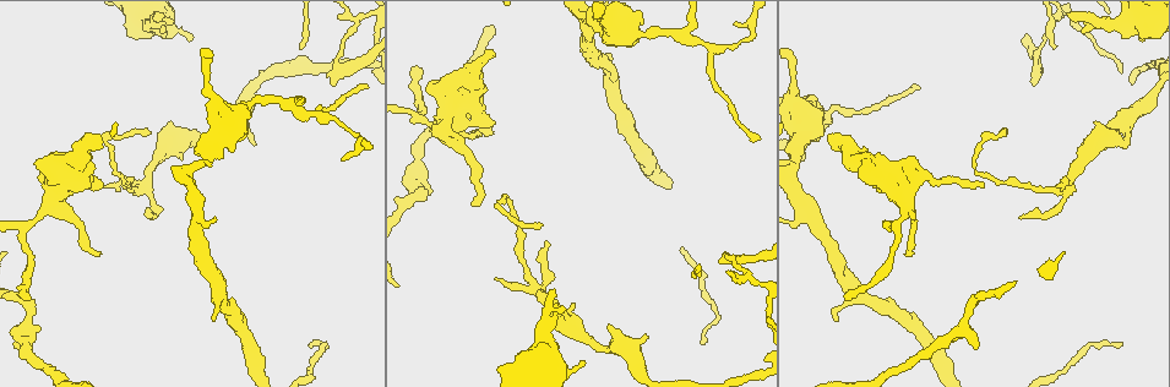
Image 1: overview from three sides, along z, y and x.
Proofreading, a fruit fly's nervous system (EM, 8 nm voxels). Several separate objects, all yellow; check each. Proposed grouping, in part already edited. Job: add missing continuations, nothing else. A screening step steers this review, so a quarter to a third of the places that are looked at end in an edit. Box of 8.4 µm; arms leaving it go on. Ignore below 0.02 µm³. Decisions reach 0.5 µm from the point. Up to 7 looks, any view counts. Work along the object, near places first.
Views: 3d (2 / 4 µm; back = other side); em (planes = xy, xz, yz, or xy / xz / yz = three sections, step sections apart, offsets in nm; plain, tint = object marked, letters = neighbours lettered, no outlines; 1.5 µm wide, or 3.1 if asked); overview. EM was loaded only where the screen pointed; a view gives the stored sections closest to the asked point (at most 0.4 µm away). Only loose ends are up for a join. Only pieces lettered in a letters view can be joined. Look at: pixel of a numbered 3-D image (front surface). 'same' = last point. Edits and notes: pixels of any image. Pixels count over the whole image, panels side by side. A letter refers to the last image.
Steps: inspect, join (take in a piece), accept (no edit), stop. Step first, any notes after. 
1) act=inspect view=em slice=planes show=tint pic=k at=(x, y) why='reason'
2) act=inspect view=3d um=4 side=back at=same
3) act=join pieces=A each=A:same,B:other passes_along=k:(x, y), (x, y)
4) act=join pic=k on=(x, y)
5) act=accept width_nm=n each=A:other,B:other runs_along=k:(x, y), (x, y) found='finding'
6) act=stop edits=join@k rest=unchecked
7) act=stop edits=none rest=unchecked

act=inspect view=em slice=planes show=plain pic=1 at=(492, 134) why='thin end'

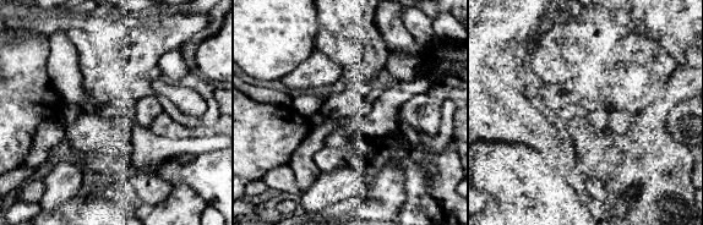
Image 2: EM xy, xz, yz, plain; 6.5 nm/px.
act=inspect view=em slice=planes show=letters at=same why='what lies round it'

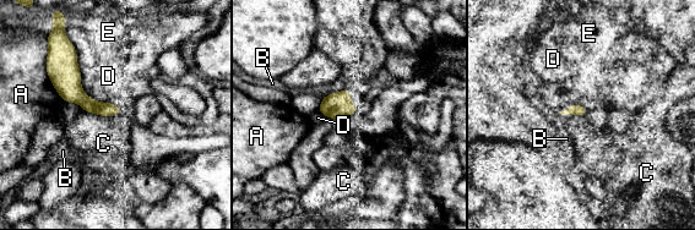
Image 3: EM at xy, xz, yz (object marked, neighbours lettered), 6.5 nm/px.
act=accept width_nm=70 each=A:other,B:other,C:other,D:other,E:other border=3:(83, 110), (101, 115), (119, 114) found='none of them fits'

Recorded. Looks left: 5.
act=inspect view=3d um=2 pic=1 at=(254, 143)

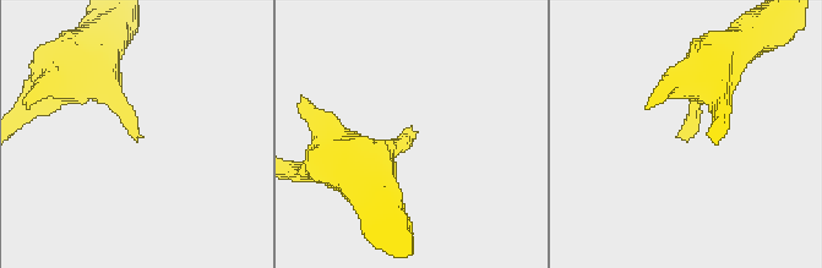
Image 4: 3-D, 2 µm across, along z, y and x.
act=inspect view=em slice=yz step=4 show=tint pic=4 at=(410, 127) why='now the EM'

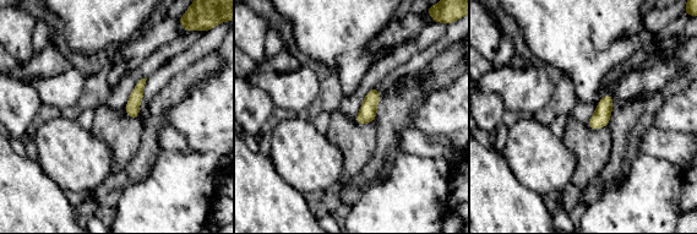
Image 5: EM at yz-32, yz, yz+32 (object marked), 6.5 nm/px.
act=inspect view=em slice=xz step=4 show=letters at=same

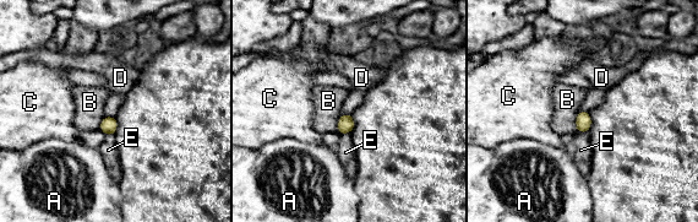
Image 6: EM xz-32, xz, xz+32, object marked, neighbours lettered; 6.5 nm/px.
act=accept each=A:other,B:other,C:other,D:other,E:other border=6:(579, 110), (576, 118), (577, 131) found='none of them fits'

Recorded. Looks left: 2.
act=inspect view=3d um=4 side=back pic=1 at=(491, 52) why='stops while still wide'

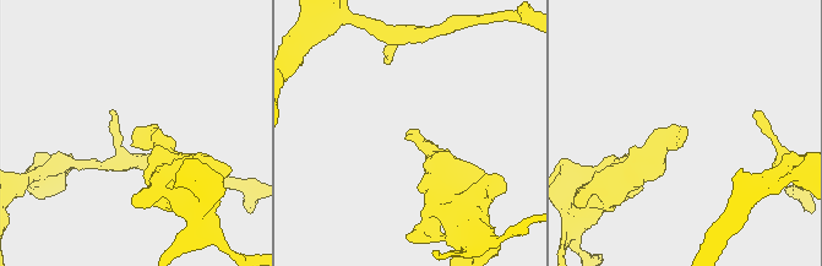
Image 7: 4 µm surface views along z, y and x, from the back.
act=inspect view=em slice=planes show=letters pic=7 at=(135, 127)

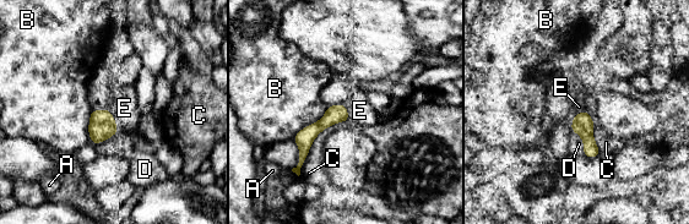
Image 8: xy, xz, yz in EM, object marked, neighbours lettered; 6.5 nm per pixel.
act=join pieces=E longest_contact=C:440nm each=A:other,B:other,C:other,D:other,E:same found='it goes on there'

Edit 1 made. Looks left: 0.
act=stop edits=join@8 rest=unchecked

